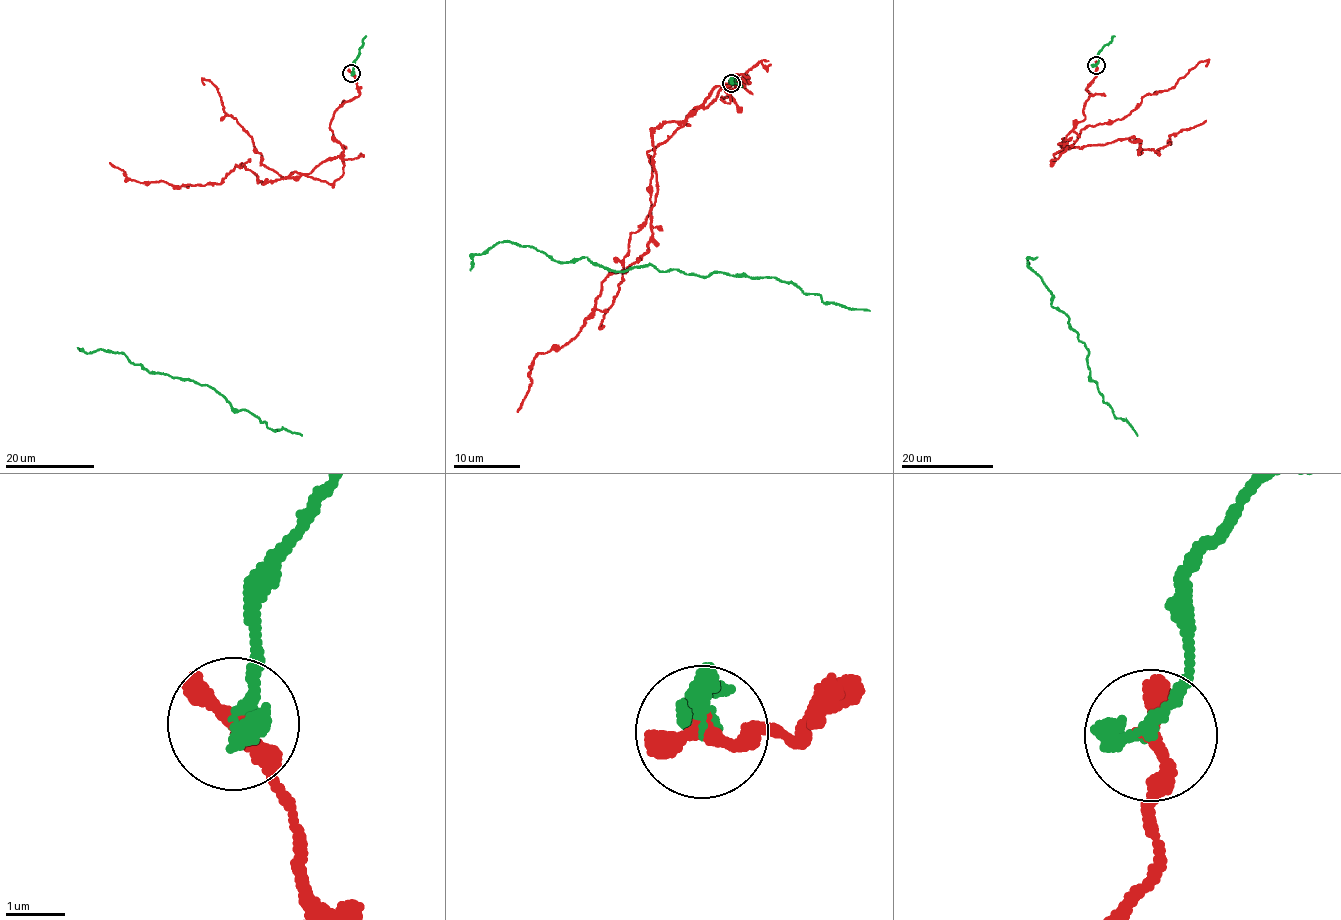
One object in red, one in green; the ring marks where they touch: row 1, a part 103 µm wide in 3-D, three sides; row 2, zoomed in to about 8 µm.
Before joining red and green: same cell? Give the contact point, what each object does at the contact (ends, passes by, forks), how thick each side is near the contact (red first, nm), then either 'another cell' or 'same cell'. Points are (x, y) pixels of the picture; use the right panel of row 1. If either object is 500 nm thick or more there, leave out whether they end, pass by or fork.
at (1096, 65); red ends there; green ends there; 360 nm thick on the red side, 360 nm on the other; another cell

